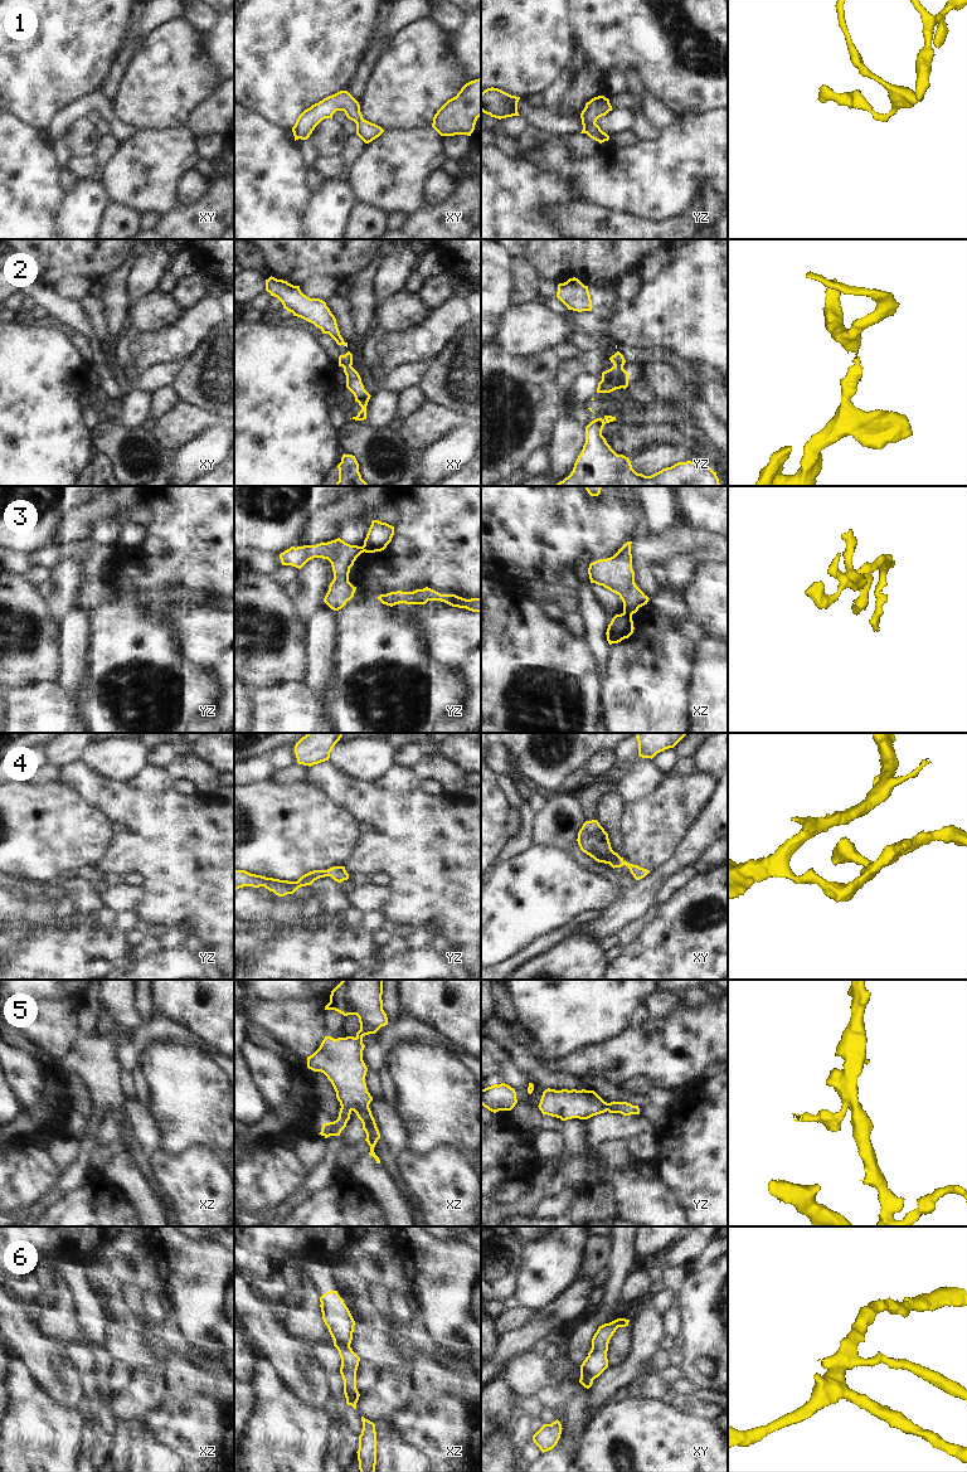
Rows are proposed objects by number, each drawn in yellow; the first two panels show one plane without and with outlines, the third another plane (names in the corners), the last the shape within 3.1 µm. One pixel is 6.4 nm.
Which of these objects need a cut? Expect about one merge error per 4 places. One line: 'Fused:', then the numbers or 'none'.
Fused: 3, 6

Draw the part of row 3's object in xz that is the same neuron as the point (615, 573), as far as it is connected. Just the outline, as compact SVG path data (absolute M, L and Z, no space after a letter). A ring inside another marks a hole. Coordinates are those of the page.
M627 541L613 557L596 560L588 568L591 583L618 594L623 602L623 613L630 616L650 599L635 583L631 544Z

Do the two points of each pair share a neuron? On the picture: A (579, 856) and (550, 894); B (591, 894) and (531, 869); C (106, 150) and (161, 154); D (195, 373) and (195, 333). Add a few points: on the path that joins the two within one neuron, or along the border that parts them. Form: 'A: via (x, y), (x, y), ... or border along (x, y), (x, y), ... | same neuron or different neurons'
A: border along (569, 853), (588, 871), (601, 875) | different neurons
B: via (576, 889), (559, 887), (554, 882), (547, 880) | same neuron
C: border along (118, 144), (98, 173) | different neurons
D: border along (214, 326), (183, 362) | different neurons

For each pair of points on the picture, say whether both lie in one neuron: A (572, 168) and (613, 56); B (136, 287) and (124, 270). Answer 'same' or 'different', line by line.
A: different
B: different

